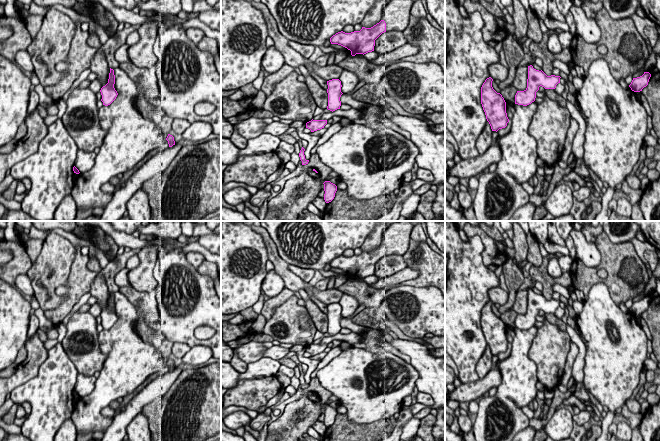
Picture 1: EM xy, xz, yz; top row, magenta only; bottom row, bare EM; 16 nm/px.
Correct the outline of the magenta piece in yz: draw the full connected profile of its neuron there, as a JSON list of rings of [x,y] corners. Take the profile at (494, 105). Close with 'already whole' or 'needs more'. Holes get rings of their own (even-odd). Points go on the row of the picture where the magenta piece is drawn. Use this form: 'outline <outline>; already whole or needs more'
outline [[[487,78],[481,87],[481,104],[492,131],[505,128],[509,119],[506,113],[506,102],[500,93],[492,87],[493,79]]]; already whole

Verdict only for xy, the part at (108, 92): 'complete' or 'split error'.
complete

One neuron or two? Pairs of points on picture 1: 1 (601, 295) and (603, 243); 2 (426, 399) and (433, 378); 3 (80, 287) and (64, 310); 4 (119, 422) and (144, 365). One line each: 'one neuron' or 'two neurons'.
1: two neurons
2: two neurons
3: one neuron
4: two neurons

